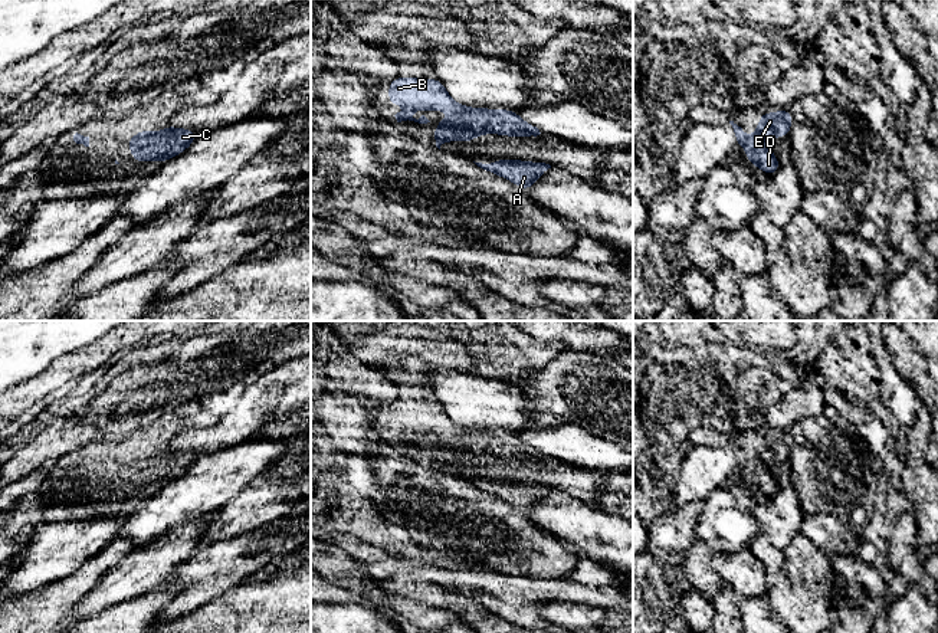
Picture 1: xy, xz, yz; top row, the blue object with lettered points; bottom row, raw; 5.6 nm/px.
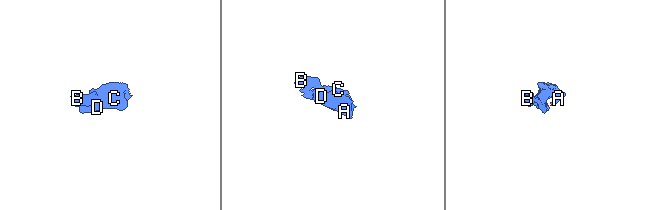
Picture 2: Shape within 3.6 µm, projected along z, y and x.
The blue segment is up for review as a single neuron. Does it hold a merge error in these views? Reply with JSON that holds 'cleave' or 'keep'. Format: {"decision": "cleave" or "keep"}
{"decision": "keep"}

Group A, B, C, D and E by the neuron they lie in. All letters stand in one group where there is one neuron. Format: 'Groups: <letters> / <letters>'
Groups: A B C D E

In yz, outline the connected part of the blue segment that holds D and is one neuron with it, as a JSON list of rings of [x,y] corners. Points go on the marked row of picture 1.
[[[788,109],[765,112],[760,117],[757,132],[750,137],[734,121],[729,121],[737,137],[737,147],[745,147],[745,157],[752,167],[761,168],[767,176],[774,174],[781,163],[770,150],[775,137],[788,137],[793,117]]]

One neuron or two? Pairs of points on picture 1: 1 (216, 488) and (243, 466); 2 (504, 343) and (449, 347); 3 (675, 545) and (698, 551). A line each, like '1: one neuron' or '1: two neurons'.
1: one neuron
2: two neurons
3: two neurons

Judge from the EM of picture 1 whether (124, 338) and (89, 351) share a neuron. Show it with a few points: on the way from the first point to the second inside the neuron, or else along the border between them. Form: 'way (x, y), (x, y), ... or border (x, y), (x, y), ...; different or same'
way (115, 340), (98, 351); same

